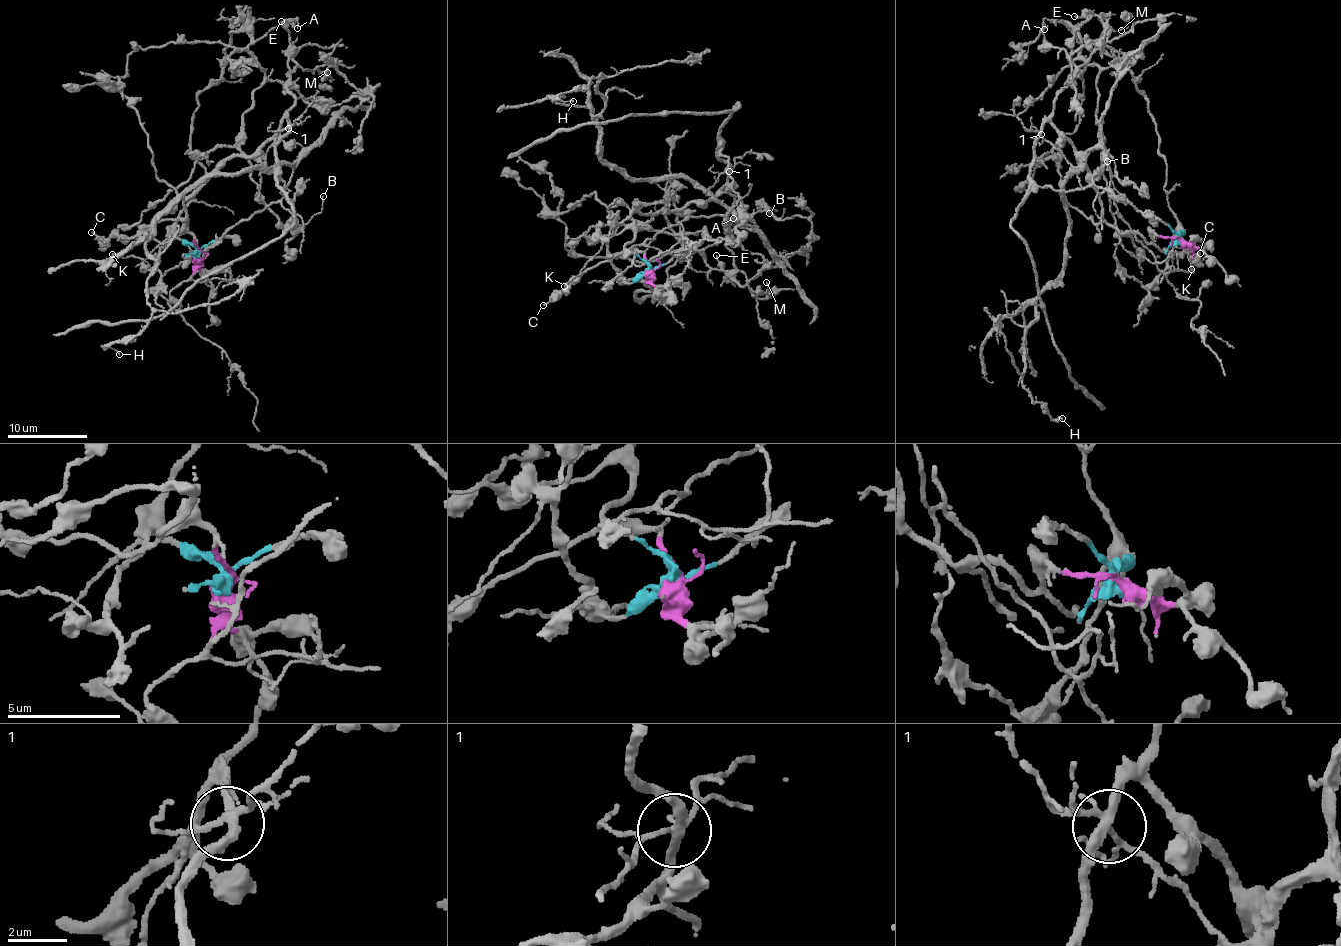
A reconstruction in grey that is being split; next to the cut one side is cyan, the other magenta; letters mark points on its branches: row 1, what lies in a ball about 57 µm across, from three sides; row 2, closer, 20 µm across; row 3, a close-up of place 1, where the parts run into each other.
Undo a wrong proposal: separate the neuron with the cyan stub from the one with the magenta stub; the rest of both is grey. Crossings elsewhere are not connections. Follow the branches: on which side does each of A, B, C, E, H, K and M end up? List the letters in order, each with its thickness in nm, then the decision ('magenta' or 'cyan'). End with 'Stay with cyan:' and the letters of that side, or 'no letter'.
A: calibre 110 nm; cyan
B: calibre 110 nm; magenta
C: calibre 140 nm; magenta
E: calibre 150 nm; magenta
H: calibre 130 nm; cyan
K: calibre 130 nm; cyan
M: calibre 110 nm; magenta
Stay with cyan: A, H, K

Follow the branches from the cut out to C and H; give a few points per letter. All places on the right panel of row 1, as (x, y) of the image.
C: (1180, 241), (1154, 233), (1153, 240), (1160, 250), (1178, 258), (1199, 253)
H: (1180, 241), (1129, 61), (1086, 38), (1093, 65), (1133, 60), (1027, 329), (1023, 384), (1062, 419)

